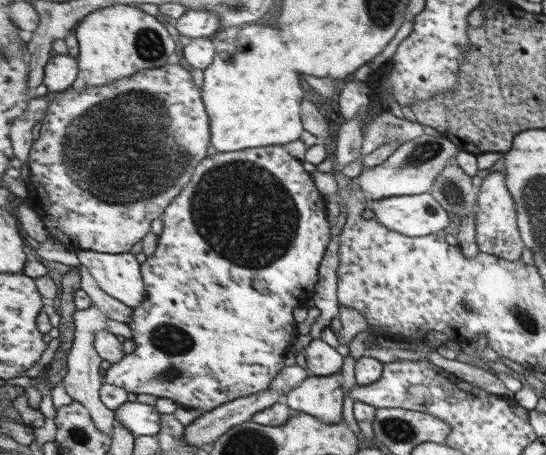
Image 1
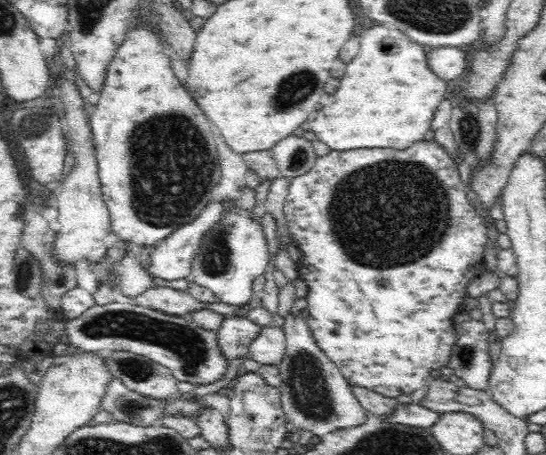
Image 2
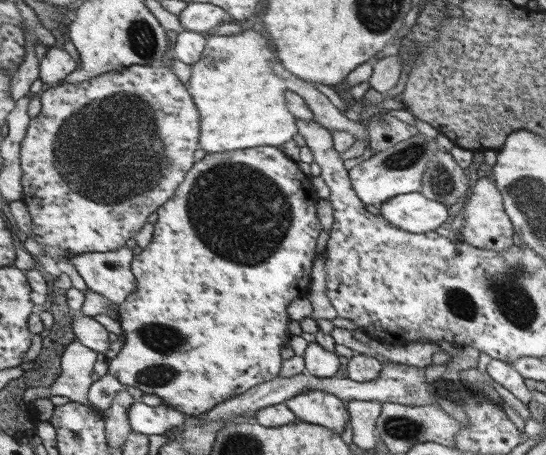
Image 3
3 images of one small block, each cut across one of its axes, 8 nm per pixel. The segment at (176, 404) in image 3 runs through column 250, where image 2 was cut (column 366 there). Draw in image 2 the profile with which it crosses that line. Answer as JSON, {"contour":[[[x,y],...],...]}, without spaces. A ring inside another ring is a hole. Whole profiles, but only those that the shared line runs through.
{"contour":[[[421,140],[402,150],[383,148],[326,152],[314,158],[310,170],[302,172],[300,176],[292,176],[289,181],[282,211],[286,219],[288,236],[298,249],[298,276],[308,286],[308,292],[304,297],[308,316],[303,317],[303,320],[319,351],[322,351],[328,362],[334,364],[334,368],[340,371],[340,375],[351,387],[360,387],[385,397],[396,398],[402,394],[410,395],[420,388],[432,389],[438,386],[438,382],[445,378],[442,370],[448,367],[451,352],[457,342],[453,316],[467,311],[464,305],[466,280],[472,271],[480,269],[484,264],[484,250],[488,242],[486,224],[468,202],[457,164],[454,164],[439,145]]]}

